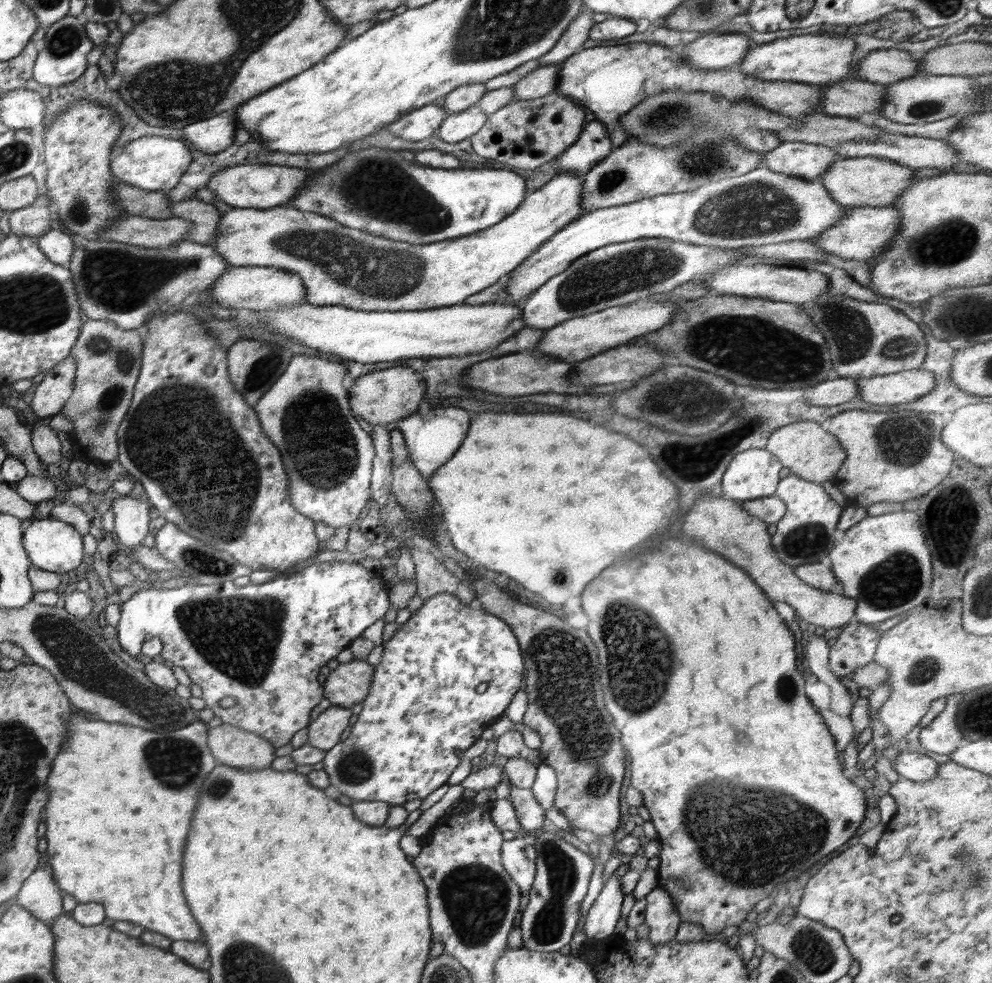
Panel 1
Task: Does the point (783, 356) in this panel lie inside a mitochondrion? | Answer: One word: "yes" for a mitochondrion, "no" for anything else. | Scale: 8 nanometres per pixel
yes

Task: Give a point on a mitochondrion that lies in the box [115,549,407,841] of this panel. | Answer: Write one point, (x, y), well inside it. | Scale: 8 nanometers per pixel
(240, 637)

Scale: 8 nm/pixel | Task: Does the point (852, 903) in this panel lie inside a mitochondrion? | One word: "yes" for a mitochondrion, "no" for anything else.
no

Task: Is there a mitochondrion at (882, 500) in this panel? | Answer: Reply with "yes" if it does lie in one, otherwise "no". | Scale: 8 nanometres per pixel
no

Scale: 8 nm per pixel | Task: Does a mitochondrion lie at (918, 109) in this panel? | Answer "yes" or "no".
yes

